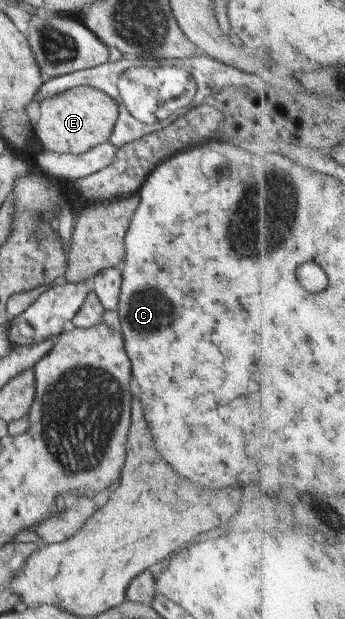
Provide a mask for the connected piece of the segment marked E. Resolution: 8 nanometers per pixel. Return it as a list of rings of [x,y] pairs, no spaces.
[[[76,86],[40,102],[34,115],[34,134],[46,151],[82,155],[111,140],[119,117],[119,107],[114,98],[100,90],[90,86]]]

